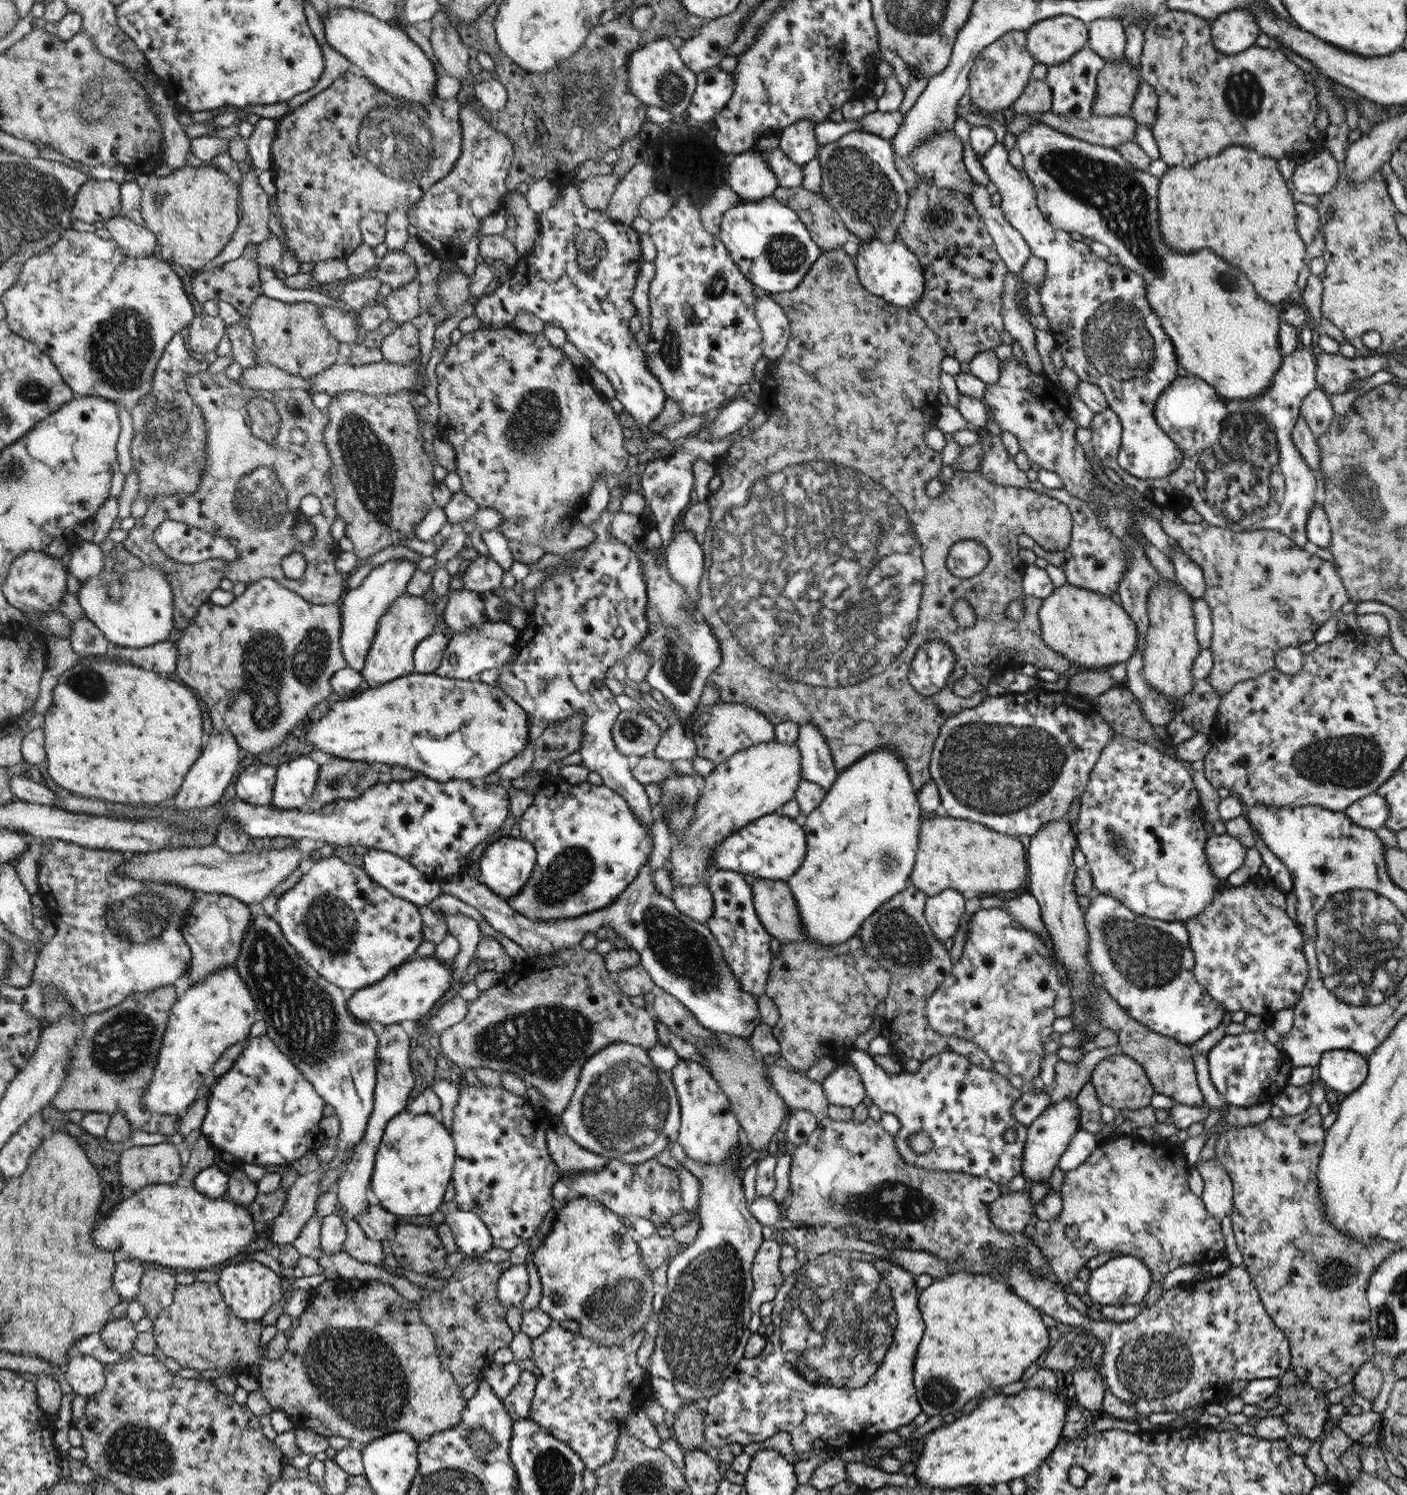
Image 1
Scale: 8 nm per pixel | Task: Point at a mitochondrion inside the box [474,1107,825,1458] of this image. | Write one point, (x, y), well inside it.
(709, 1291)

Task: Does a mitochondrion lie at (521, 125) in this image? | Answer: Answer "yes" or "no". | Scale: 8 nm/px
no

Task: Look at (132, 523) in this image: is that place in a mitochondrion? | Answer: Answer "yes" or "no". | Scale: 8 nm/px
no

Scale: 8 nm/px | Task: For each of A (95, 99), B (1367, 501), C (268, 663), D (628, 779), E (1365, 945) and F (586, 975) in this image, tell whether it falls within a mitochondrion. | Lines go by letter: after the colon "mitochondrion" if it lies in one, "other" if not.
A: mitochondrion
B: mitochondrion
C: mitochondrion
D: other
E: mitochondrion
F: other

